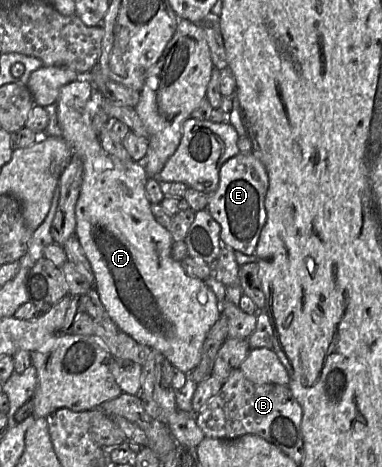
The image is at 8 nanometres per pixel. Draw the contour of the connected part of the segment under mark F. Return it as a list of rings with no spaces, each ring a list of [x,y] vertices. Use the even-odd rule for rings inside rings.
[[[81,77],[61,87],[56,102],[62,137],[83,164],[82,185],[75,206],[75,234],[91,265],[95,289],[107,315],[136,342],[161,353],[173,367],[190,374],[200,363],[205,339],[220,317],[220,304],[205,281],[189,275],[182,263],[172,258],[174,241],[167,228],[159,224],[151,212],[145,188],[148,175],[142,163],[122,161],[103,149],[92,123],[94,101],[98,96],[92,82],[87,77]]]

